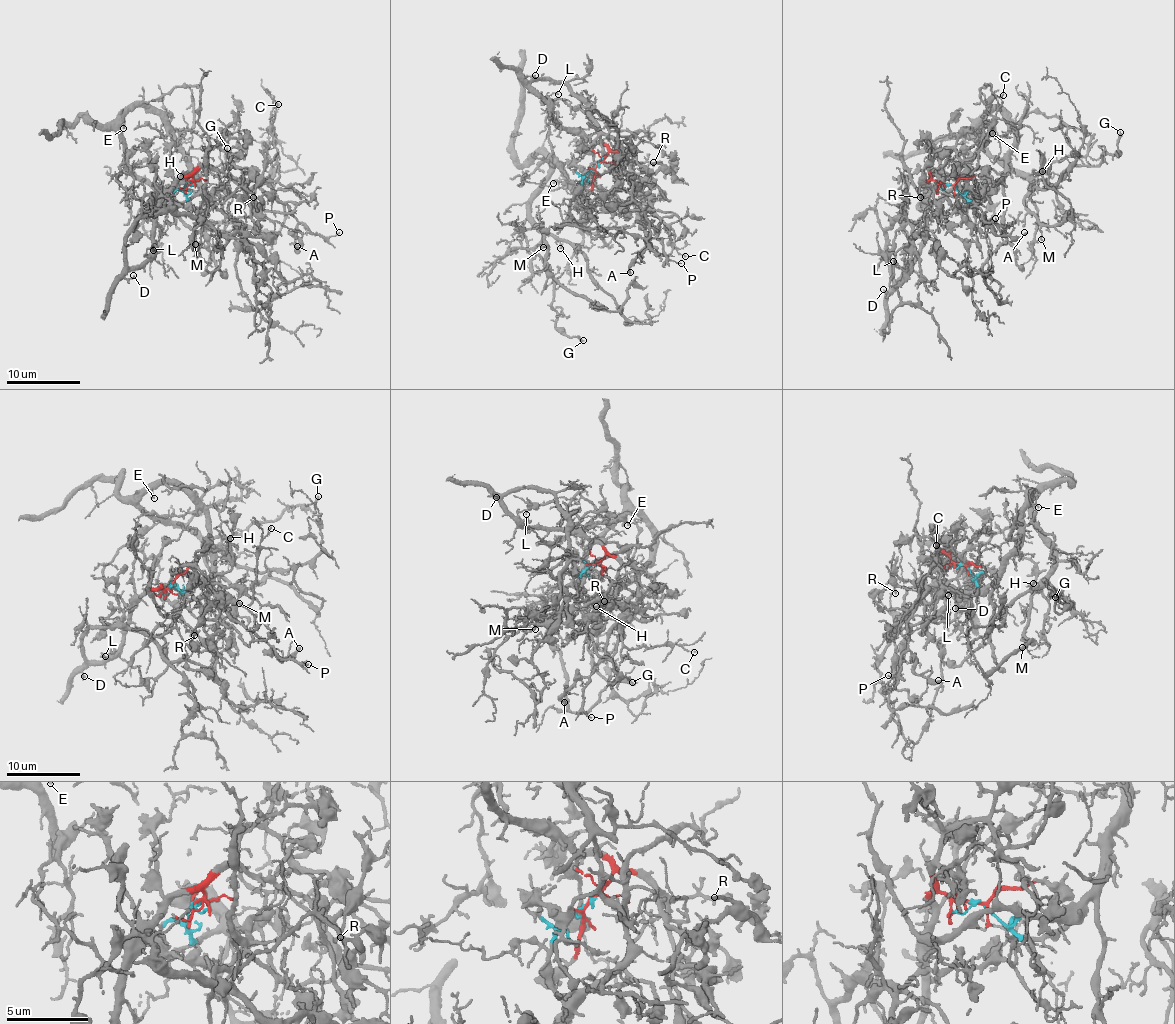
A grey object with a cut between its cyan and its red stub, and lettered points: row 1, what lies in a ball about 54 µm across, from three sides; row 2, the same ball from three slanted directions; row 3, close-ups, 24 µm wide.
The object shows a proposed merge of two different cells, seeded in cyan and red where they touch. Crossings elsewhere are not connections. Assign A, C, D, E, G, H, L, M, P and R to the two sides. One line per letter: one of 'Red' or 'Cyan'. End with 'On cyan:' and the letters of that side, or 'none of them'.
A: Red
C: Red
D: Red
E: Cyan
G: Cyan
H: Cyan
L: Red
M: Cyan
P: Red
R: Red
On cyan: E, G, H, M

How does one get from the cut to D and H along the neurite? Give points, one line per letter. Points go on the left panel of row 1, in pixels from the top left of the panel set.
D: (189, 182), (192, 177), (174, 183), (156, 212), (150, 256), (124, 276), (126, 279), (134, 275)
H: (189, 182), (192, 199), (190, 157), (169, 124), (135, 106), (120, 129), (127, 165), (162, 189), (180, 175)

